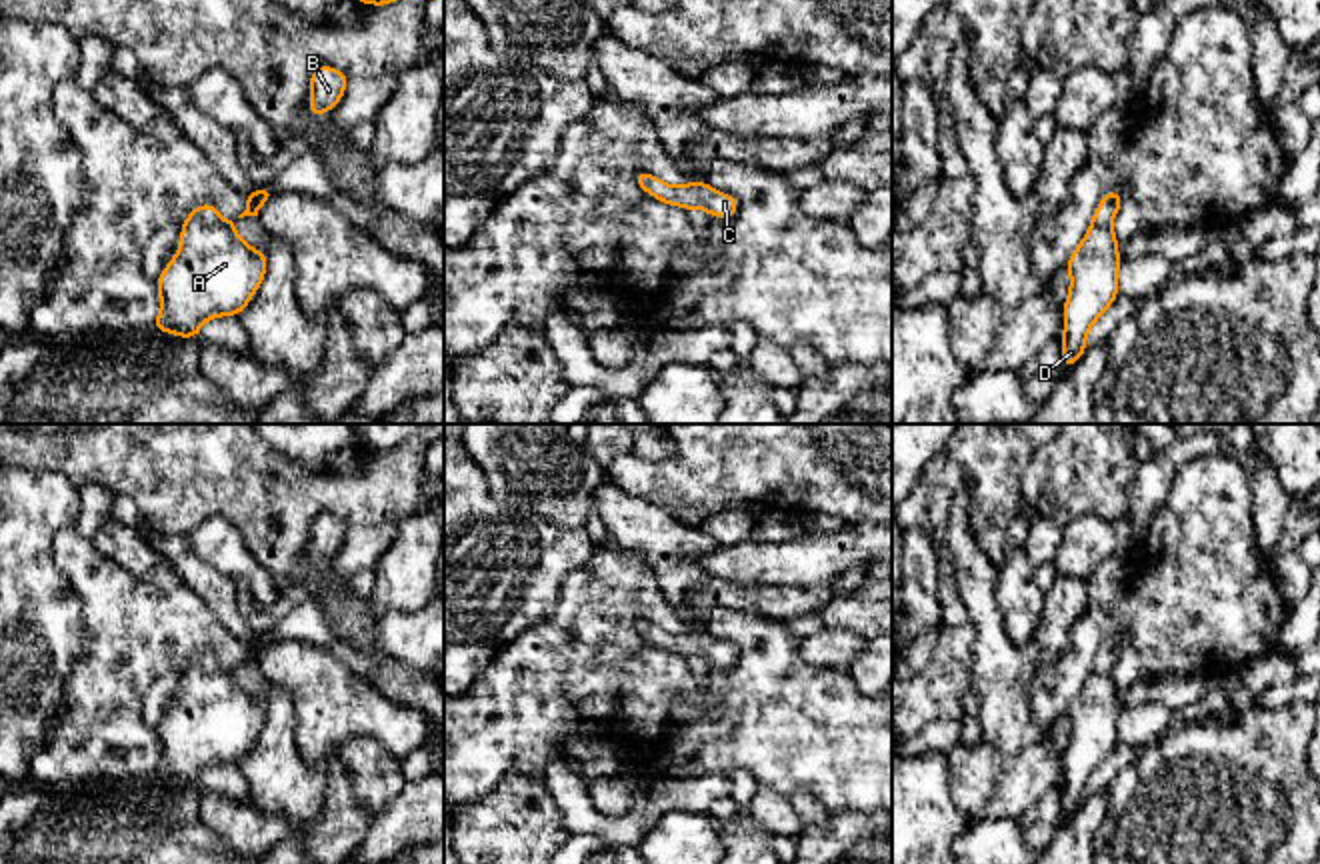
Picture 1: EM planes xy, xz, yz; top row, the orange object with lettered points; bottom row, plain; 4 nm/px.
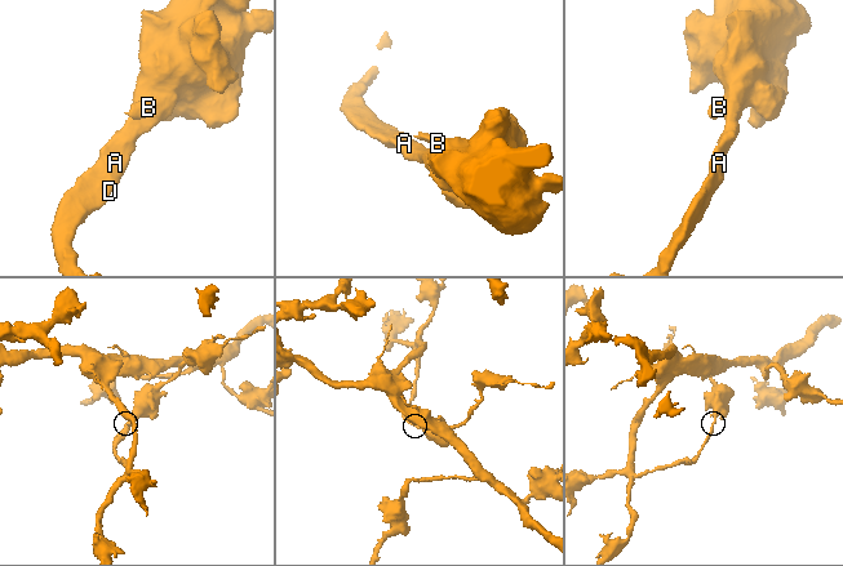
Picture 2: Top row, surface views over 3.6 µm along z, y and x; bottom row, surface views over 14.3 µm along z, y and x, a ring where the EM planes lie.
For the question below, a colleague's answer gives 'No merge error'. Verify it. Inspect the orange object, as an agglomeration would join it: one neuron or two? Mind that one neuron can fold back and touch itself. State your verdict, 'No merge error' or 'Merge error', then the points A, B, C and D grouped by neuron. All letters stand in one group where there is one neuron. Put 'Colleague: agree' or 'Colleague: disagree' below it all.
No merge error. Groups: A B C D
Colleague: agree

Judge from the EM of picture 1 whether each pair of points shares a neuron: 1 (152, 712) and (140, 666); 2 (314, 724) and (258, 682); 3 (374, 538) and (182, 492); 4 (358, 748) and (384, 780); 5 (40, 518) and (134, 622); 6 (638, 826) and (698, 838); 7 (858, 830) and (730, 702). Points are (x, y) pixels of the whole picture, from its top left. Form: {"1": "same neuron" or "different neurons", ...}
{"1": "different neurons", "2": "different neurons", "3": "different neurons", "4": "same neuron", "5": "different neurons", "6": "different neurons", "7": "different neurons"}

